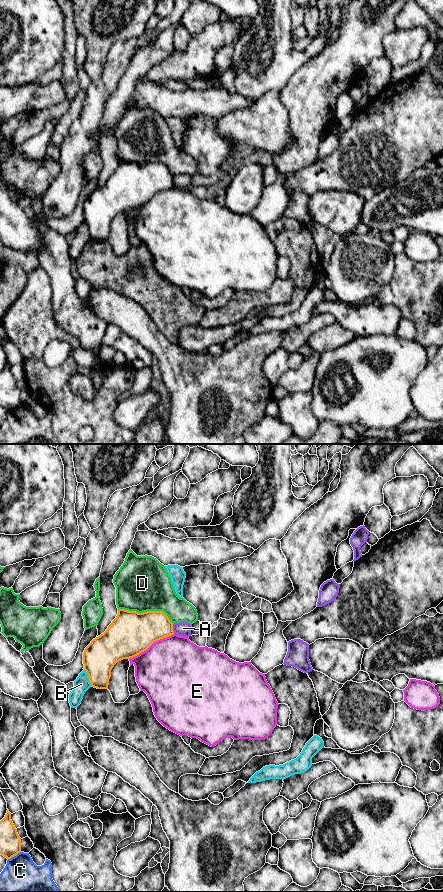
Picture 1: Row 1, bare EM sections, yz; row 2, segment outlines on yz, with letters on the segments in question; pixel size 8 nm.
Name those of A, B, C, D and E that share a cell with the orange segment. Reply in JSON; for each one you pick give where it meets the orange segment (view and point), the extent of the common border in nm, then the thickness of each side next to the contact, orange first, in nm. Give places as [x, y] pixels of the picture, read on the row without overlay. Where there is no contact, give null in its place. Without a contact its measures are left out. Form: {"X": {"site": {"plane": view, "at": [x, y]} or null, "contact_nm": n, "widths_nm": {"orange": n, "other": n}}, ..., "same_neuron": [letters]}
{"same_neuron": []}

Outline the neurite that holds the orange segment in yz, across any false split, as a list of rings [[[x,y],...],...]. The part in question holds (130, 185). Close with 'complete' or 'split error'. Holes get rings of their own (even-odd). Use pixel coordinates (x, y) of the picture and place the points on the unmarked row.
[[[119,161],[106,183],[93,191],[83,204],[83,221],[88,226],[91,239],[107,241],[111,222],[117,214],[133,210],[146,203],[154,194],[173,186],[173,175],[163,163],[138,165]]]; complete

